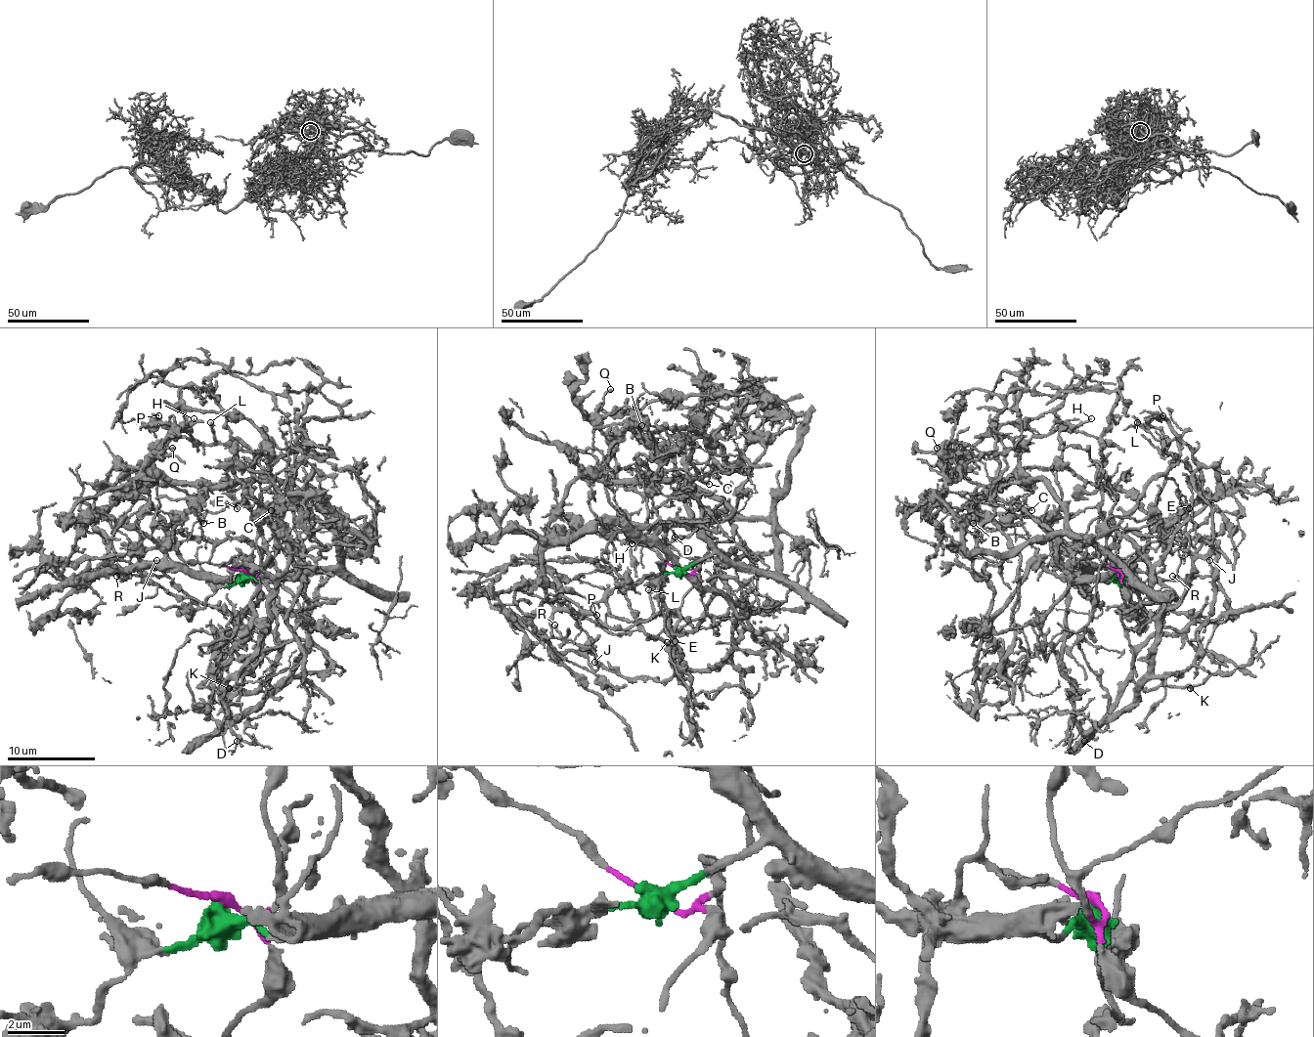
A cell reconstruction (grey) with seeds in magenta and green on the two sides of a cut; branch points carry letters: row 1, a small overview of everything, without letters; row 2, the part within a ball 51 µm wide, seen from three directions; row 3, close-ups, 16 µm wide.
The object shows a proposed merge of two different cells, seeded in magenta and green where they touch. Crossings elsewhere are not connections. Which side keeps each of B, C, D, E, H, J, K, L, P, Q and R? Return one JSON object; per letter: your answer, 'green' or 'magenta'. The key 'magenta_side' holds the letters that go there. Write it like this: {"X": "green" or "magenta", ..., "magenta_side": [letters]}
{"B": "green", "C": "green", "D": "magenta", "E": "magenta", "H": "green", "J": "magenta", "K": "magenta", "L": "magenta", "P": "magenta", "Q": "green", "R": "magenta", "magenta_side": ["D", "E", "J", "K", "L", "P", "R"]}

